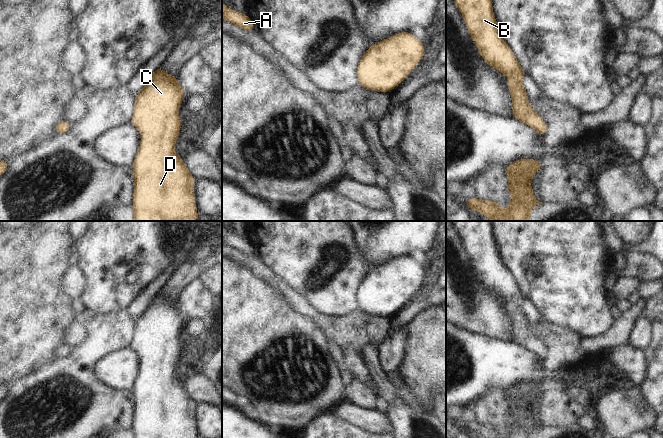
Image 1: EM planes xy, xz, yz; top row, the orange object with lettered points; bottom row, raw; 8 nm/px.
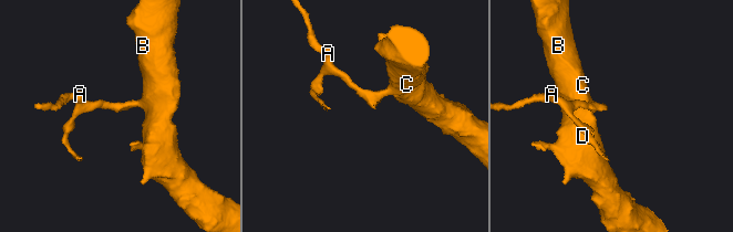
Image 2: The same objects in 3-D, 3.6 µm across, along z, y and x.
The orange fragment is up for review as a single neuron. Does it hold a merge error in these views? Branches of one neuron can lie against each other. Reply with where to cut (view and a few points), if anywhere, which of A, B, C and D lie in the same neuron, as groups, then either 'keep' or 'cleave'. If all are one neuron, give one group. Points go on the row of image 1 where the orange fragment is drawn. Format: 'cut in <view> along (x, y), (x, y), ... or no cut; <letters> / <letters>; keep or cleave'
no cut; A B C D; keep

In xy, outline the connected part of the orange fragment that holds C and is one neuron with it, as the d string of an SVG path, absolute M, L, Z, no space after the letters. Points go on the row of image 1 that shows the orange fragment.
M159 66L135 98L134 114L129 124L137 128L141 142L131 167L134 221L199 221L193 191L195 178L174 151L182 122L178 111L185 94L177 75L171 76Z

